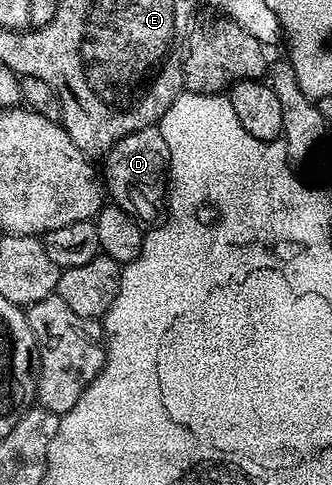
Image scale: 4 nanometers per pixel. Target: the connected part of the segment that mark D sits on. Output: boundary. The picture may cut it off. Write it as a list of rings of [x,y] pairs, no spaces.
[[[160,127],[135,130],[119,138],[119,142],[115,142],[115,146],[111,146],[111,150],[103,158],[103,164],[103,188],[108,199],[138,221],[149,226],[156,225],[167,211],[169,178],[169,147],[167,142],[163,142]]]

